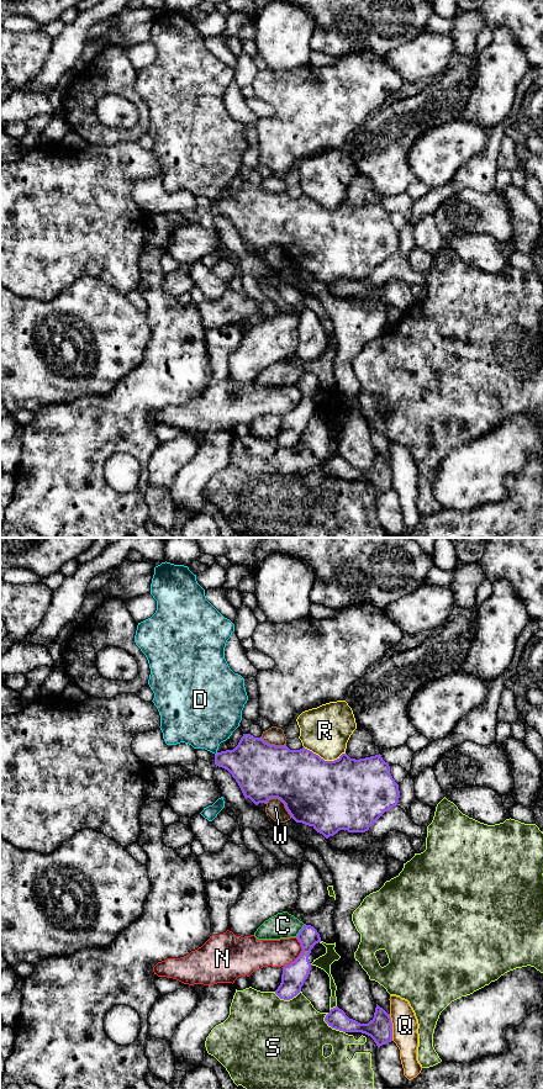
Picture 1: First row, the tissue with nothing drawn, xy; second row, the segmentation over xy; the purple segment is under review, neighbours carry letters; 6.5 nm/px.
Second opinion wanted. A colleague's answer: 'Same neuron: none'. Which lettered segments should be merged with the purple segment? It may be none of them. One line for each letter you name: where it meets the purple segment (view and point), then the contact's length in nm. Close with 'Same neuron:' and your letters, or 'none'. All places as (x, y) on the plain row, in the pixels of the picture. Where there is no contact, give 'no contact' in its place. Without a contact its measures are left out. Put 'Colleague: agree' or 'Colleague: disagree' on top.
Colleague: agree
Same neuron: none

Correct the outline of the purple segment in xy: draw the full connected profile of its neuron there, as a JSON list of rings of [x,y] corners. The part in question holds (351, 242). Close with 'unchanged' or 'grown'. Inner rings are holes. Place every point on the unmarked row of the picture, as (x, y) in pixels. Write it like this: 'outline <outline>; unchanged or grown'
outline [[[243,181],[233,197],[215,202],[215,212],[232,222],[246,247],[258,253],[278,245],[296,270],[312,274],[326,286],[339,277],[368,279],[400,245],[399,232],[380,201],[359,207],[342,201],[334,208],[325,208],[305,195],[290,197],[286,192],[270,192],[262,184]]]; unchanged

